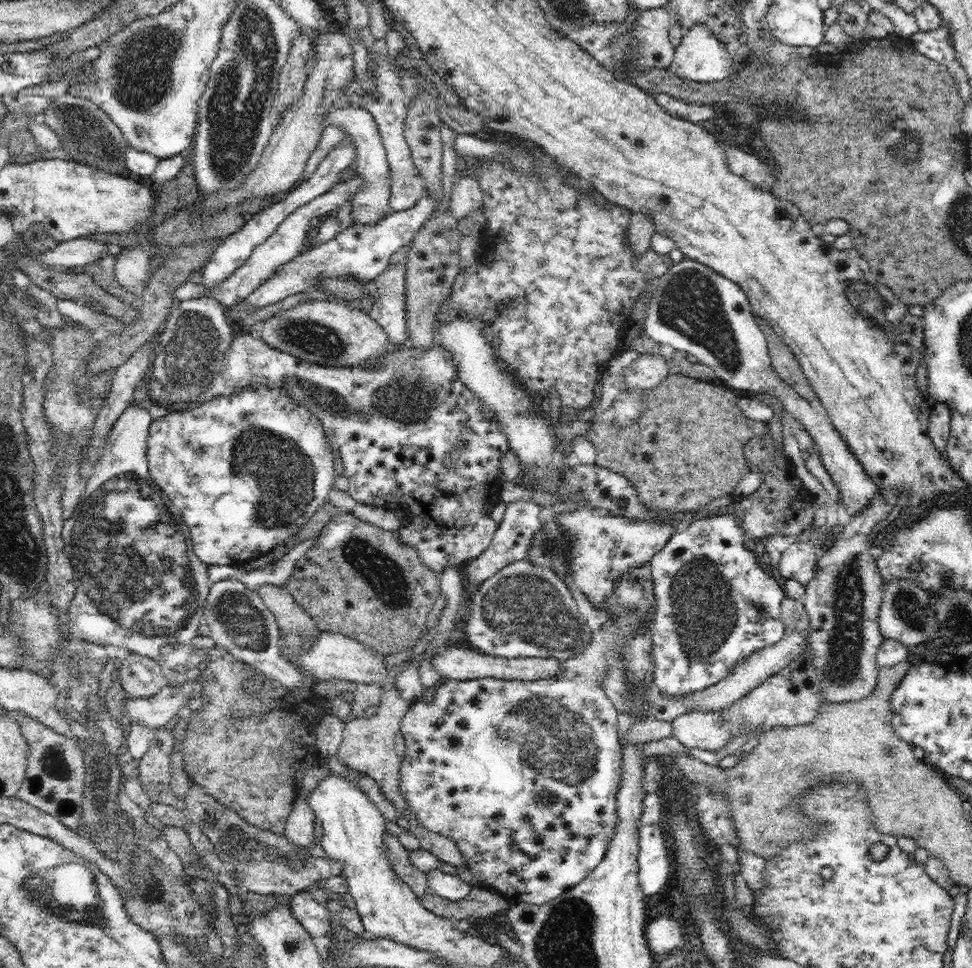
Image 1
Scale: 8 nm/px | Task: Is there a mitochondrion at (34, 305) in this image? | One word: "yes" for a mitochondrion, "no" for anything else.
yes

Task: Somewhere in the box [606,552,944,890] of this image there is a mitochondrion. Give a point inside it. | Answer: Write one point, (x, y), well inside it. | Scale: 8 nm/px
(704, 610)

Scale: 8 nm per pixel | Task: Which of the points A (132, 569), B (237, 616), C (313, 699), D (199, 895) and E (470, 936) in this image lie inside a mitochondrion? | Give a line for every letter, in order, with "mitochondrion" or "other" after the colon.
A: mitochondrion
B: mitochondrion
C: other
D: other
E: other

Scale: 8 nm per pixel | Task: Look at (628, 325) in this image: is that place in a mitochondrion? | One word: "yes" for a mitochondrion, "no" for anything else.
no

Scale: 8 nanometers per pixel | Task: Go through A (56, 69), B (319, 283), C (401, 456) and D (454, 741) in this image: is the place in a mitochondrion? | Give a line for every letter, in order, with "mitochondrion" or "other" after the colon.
A: other
B: other
C: other
D: other

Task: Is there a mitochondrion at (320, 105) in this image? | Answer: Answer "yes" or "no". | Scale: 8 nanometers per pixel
no

